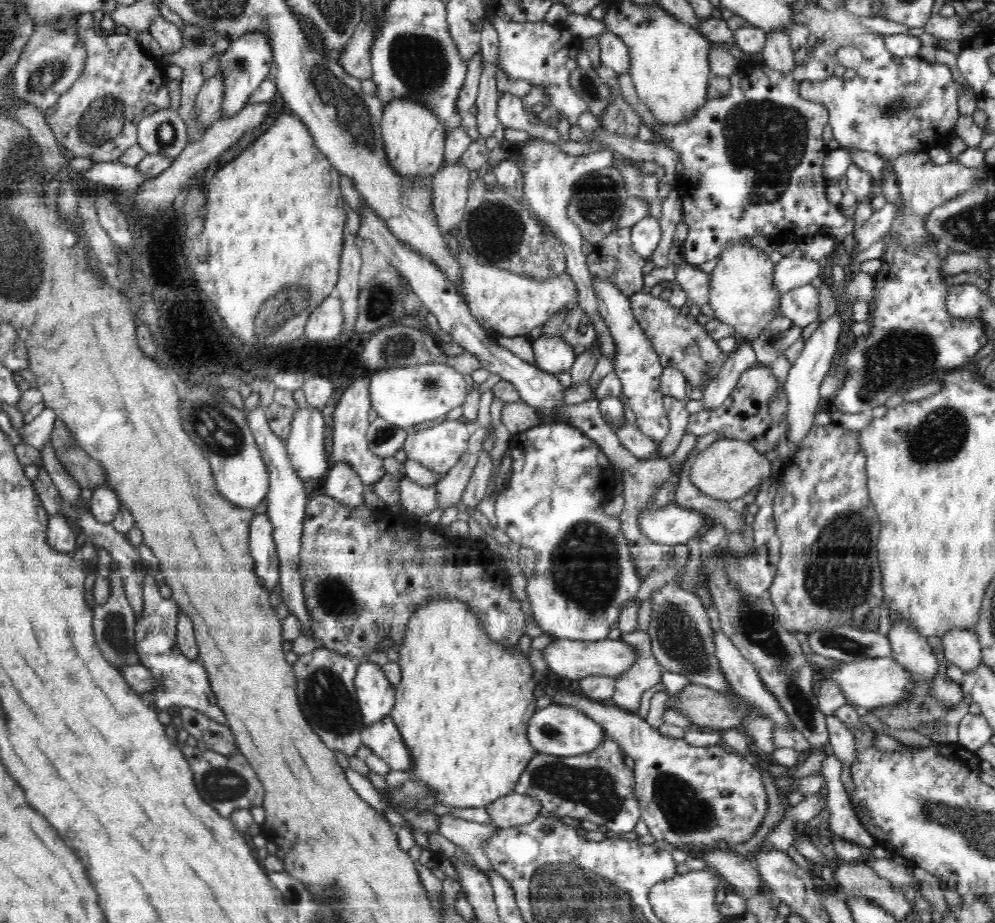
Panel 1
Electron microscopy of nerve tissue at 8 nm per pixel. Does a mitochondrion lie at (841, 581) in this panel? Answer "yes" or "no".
yes

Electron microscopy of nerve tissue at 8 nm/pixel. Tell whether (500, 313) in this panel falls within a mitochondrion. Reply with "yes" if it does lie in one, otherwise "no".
no

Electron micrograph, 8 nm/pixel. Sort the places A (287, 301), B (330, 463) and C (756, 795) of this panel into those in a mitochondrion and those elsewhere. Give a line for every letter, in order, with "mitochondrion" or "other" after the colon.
A: mitochondrion
B: other
C: other

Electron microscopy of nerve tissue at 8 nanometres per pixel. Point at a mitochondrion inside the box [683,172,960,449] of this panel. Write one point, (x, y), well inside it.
(899, 354)

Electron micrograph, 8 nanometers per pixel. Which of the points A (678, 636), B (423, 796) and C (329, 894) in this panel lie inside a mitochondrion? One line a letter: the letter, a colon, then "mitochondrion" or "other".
A: mitochondrion
B: mitochondrion
C: mitochondrion

